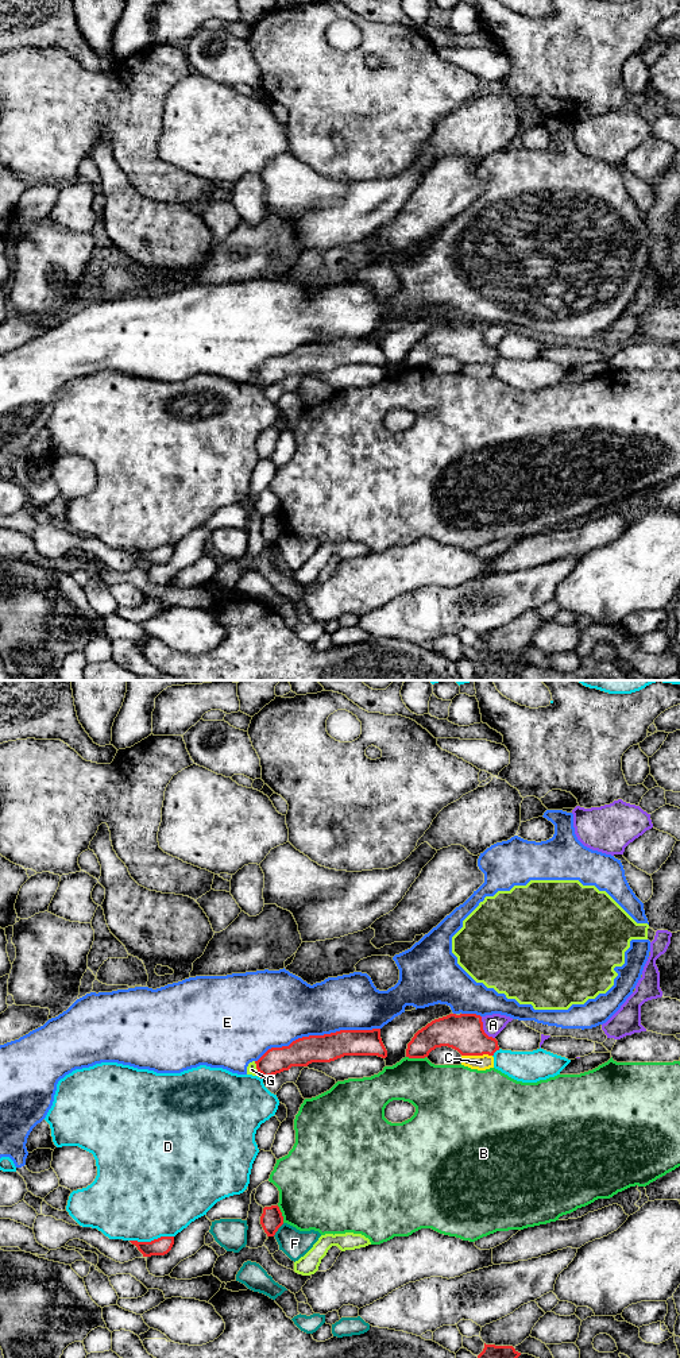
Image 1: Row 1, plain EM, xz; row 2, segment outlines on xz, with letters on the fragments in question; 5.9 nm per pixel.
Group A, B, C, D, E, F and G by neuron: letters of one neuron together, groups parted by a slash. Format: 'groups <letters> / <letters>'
groups A / B / C / D / E G / F

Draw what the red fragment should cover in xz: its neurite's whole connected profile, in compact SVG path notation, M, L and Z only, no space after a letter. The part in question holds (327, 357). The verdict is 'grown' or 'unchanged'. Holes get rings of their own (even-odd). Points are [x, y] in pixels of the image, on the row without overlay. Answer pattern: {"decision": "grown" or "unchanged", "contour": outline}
{"decision": "unchanged", "contour": "M380 337L340 339L324 344L309 344L293 350L289 355L271 356L258 370L260 387L289 379L291 375L308 375L312 371L331 371L344 364L387 366Z"}

